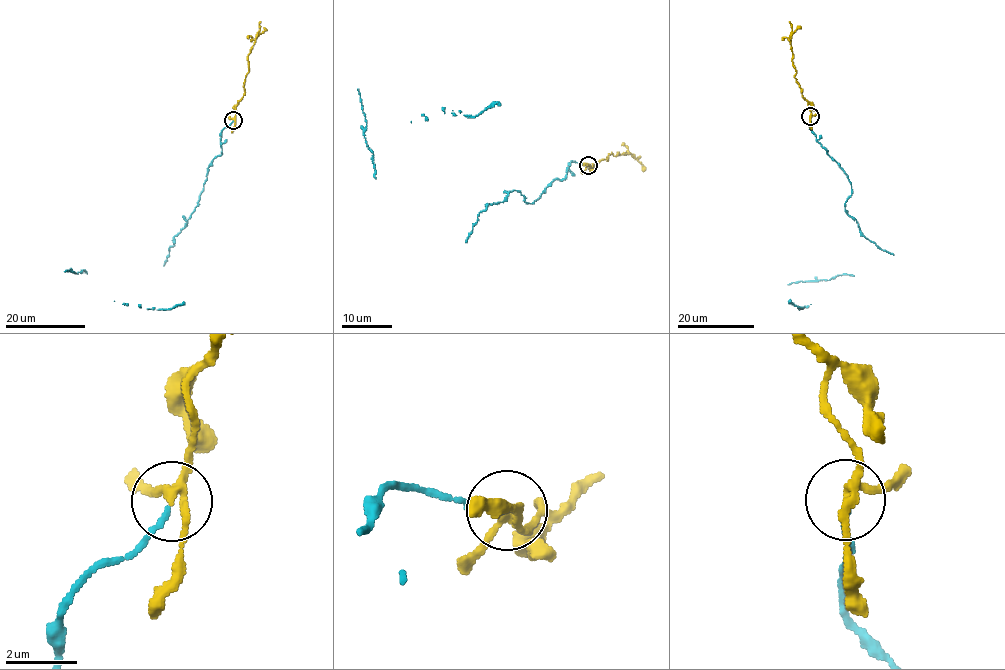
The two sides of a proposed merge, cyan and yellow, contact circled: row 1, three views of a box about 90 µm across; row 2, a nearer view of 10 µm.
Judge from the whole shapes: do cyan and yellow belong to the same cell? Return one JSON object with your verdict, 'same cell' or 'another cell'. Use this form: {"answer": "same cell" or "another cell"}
{"answer": "same cell"}

